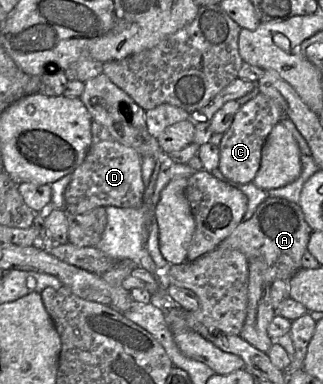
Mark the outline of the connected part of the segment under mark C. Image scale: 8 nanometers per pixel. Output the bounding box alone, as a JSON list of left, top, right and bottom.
[219,93,285,183]

